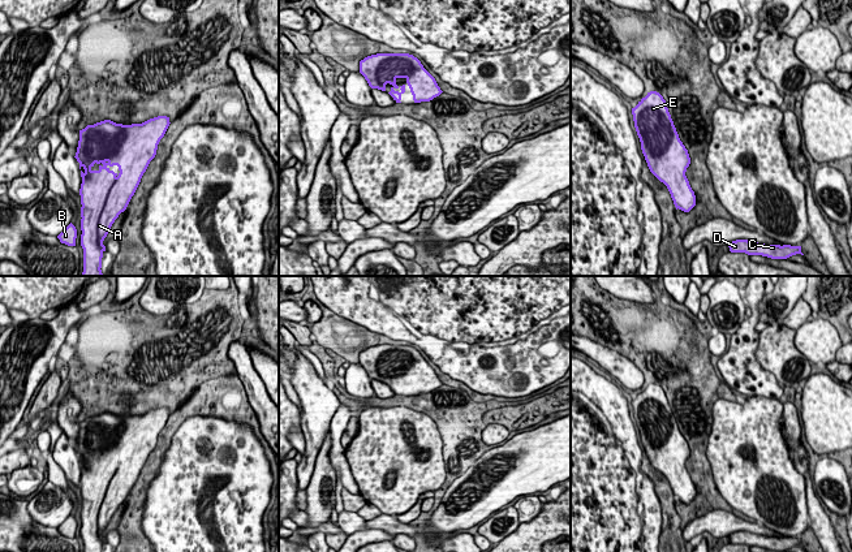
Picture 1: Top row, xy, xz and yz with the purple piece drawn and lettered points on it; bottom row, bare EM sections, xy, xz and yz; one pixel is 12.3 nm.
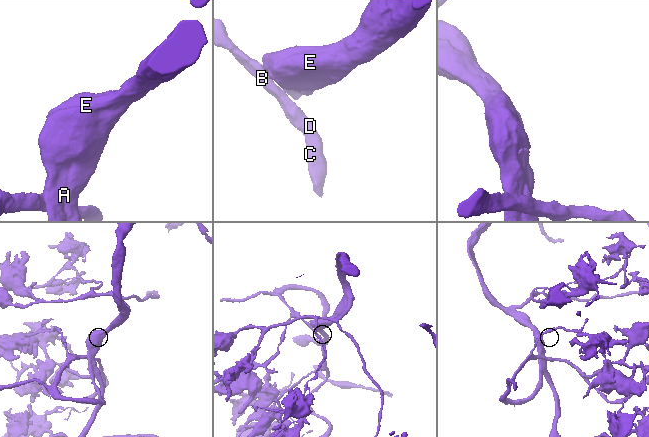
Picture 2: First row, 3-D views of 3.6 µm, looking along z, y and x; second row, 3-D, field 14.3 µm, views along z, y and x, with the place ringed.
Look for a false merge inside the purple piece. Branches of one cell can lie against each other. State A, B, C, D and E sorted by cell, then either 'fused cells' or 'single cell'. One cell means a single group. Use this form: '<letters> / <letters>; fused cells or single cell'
A B C D E; single cell

